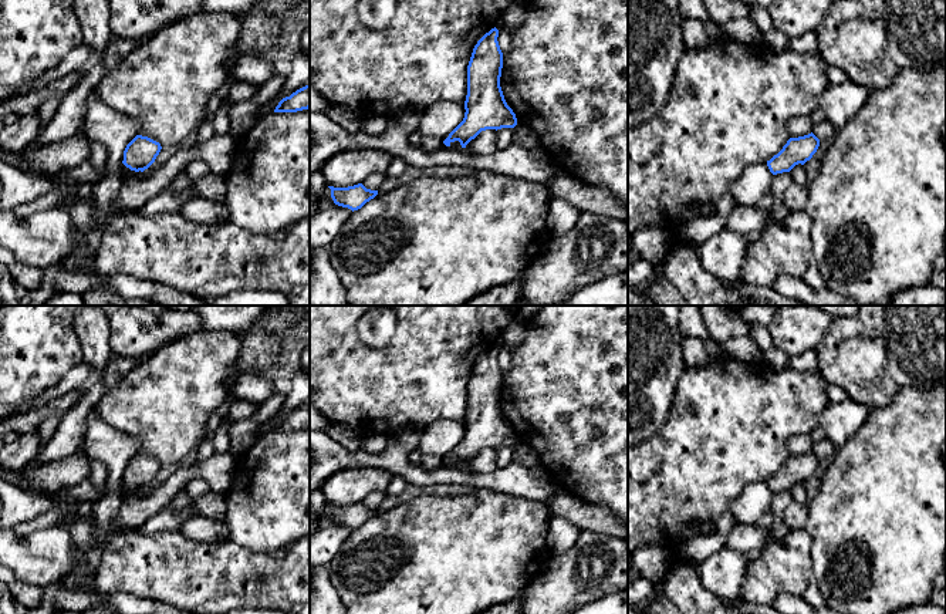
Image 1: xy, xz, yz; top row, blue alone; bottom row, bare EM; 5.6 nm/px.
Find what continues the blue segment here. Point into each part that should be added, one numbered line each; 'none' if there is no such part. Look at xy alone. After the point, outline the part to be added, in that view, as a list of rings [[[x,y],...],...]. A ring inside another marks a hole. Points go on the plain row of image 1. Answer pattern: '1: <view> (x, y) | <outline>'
none

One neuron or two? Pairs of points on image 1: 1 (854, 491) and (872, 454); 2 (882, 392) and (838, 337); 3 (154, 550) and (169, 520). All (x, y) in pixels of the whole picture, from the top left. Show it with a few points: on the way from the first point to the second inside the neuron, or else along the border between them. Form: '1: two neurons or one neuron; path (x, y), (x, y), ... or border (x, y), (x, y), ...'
1: one neuron; path (862, 482), (872, 472), (872, 462)
2: one neuron; path (861, 392), (855, 392), (830, 368), (830, 358)
3: two neurons; border (137, 529), (144, 533), (179, 532)

